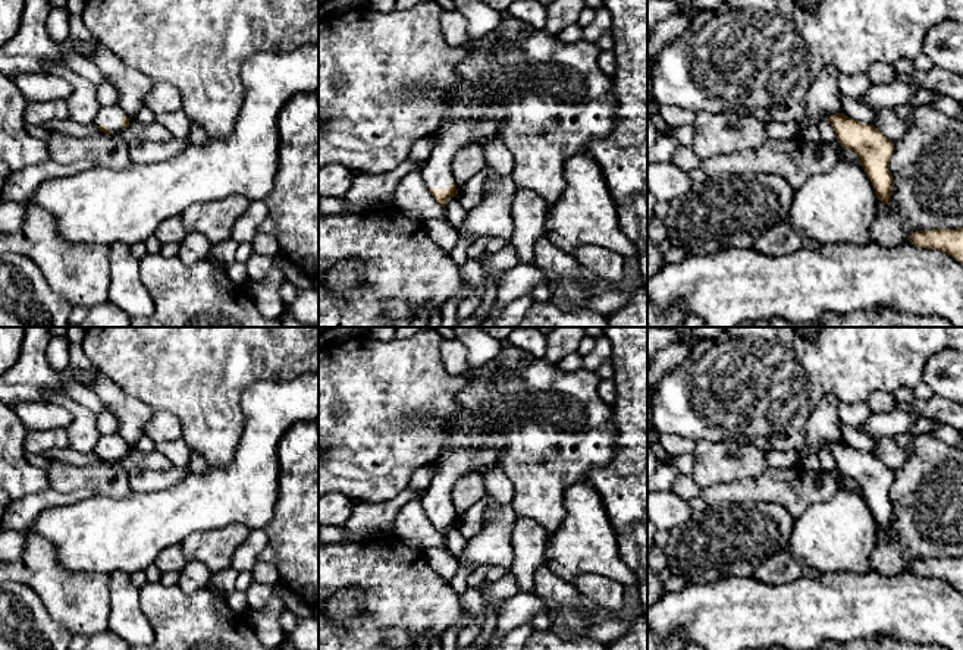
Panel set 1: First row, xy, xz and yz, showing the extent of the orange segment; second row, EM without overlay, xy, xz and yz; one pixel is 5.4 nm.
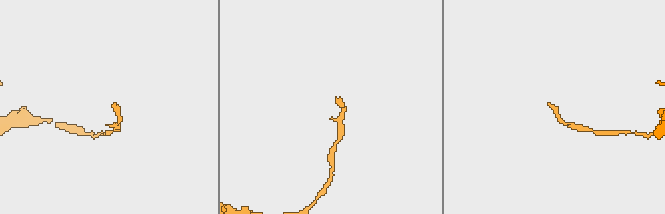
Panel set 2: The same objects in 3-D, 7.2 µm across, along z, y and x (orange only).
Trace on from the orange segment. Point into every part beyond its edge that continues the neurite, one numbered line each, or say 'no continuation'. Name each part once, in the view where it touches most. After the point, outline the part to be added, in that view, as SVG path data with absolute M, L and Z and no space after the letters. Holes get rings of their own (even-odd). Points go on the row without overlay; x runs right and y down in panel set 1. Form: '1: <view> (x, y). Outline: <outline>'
1: xz (546, 429). Outline: M531 357L527 364L493 379L471 379L457 398L464 405L462 417L454 421L445 448L433 465L433 477L420 503L427 516L449 516L454 511L452 489L468 471L483 475L498 465L514 484L514 512L517 518L530 518L540 524L548 536L555 533L565 515L564 493L573 484L587 481L592 470L608 465L617 452L617 426L612 405L599 396L600 377L596 371L581 368L565 373L543 358Z

